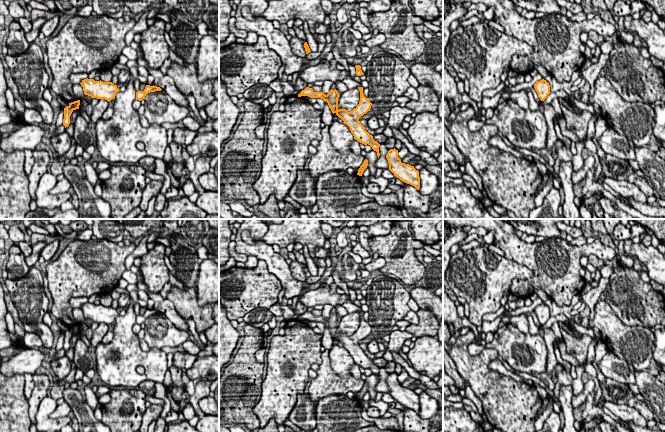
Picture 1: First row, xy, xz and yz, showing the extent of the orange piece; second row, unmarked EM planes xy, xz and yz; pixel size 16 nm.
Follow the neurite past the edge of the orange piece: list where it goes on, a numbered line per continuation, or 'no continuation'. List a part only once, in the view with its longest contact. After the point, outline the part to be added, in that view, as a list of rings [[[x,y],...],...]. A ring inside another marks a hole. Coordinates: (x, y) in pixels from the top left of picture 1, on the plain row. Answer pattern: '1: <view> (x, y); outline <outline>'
no continuation

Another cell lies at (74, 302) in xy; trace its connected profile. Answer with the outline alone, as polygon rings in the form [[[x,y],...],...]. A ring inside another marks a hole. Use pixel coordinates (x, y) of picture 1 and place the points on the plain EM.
[[[78,297],[78,298],[71,298],[69,303],[71,308],[80,308],[84,303],[88,302],[87,297]]]

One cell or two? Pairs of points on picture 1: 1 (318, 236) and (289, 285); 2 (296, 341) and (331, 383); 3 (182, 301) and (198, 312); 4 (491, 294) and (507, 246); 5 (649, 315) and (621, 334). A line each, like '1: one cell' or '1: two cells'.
1: two cells
2: two cells
3: one cell
4: two cells
5: two cells

